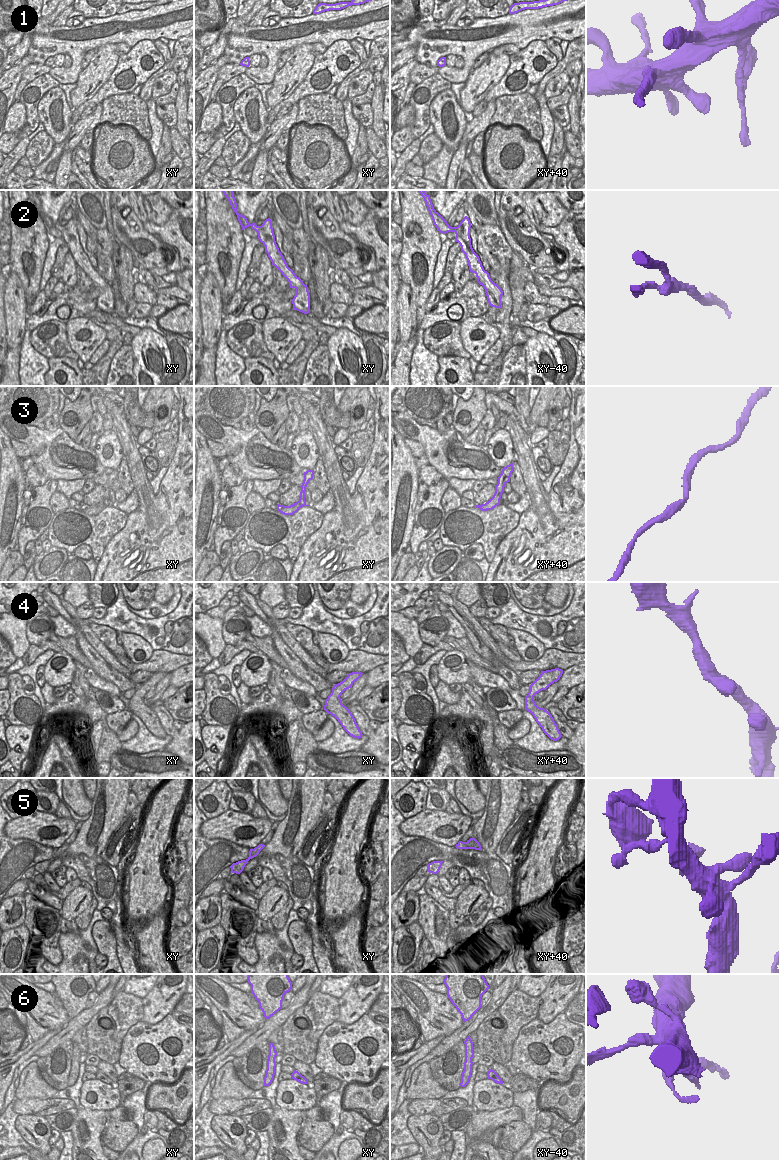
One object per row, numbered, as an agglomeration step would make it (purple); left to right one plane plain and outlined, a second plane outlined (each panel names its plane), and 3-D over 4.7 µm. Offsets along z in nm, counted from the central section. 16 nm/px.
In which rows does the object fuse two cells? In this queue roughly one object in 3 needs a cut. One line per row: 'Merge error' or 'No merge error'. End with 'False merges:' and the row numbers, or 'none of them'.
1: Merge error
2: No merge error
3: No merge error
4: No merge error
5: No merge error
6: Merge error
False merges: 1, 6

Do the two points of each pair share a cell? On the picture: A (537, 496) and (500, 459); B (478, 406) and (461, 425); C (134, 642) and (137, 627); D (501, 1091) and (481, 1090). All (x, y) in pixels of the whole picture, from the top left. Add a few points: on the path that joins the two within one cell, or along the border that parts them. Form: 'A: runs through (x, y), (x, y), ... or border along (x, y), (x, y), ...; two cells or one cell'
A: border along (510, 436), (515, 459); two cells
B: runs through (472, 412), (471, 420), (467, 424); one cell
C: border along (121, 631), (140, 635), (152, 649); two cells
D: runs through (496, 1091), (486, 1091); one cell

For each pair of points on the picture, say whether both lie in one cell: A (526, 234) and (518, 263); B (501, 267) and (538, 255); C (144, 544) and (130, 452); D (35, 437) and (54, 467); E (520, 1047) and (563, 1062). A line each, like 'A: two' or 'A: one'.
A: two
B: two
C: one
D: one
E: one

